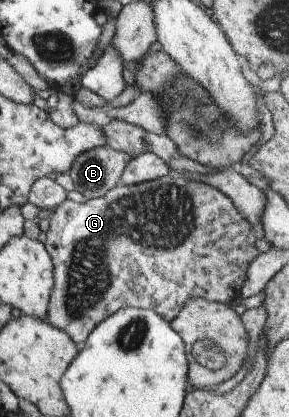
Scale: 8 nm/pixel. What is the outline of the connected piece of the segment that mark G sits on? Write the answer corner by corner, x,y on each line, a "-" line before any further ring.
169,176
141,182
135,185
116,185
103,196
87,199
83,204
76,204
71,200
65,200
49,214
50,226
45,232
45,242
42,246
47,252
52,263
52,288
48,297
46,307
46,320
50,326
61,330
74,344
81,344
87,339
90,331
100,324
105,318
114,314
117,310
127,309
150,309
162,320
169,323
182,305
192,297
198,297
205,301
216,301
227,303
235,301
240,295
249,264
258,256
258,249
255,247
255,234
249,222
237,211
233,202
225,197
219,190
204,183
186,180
182,176

